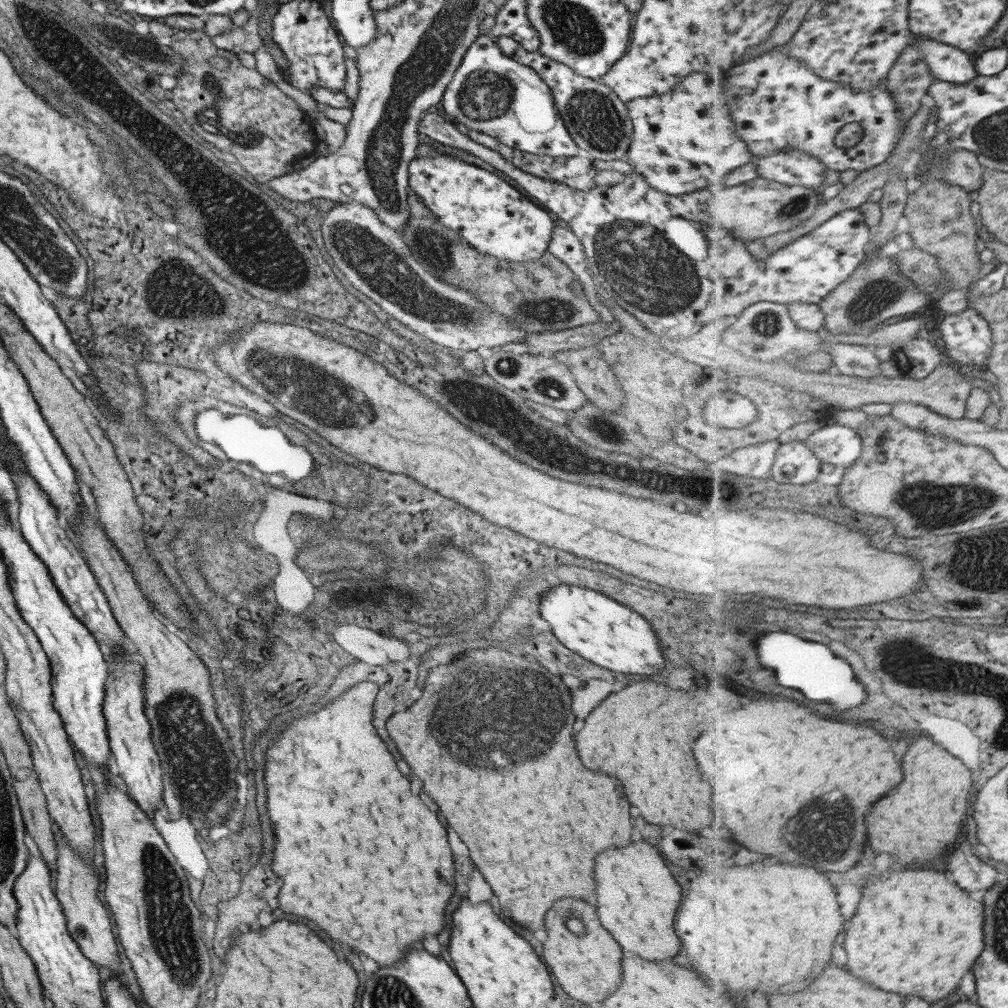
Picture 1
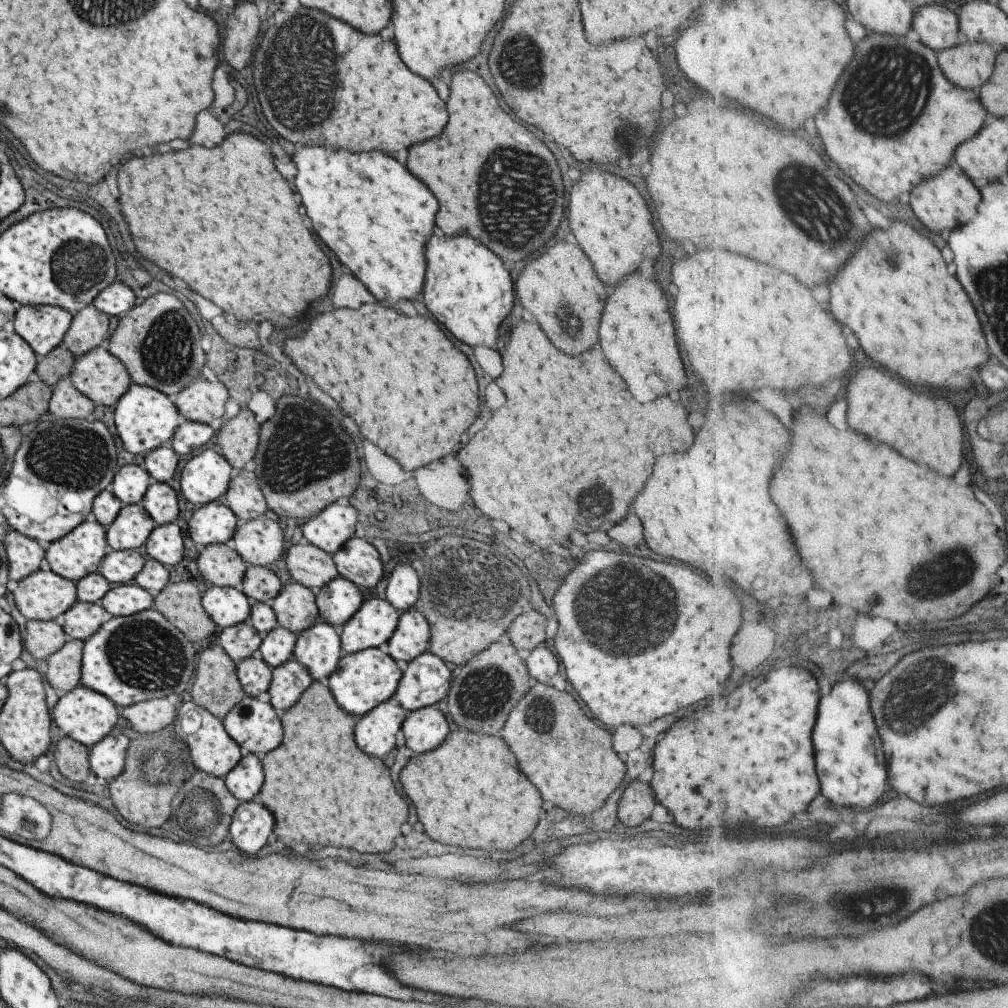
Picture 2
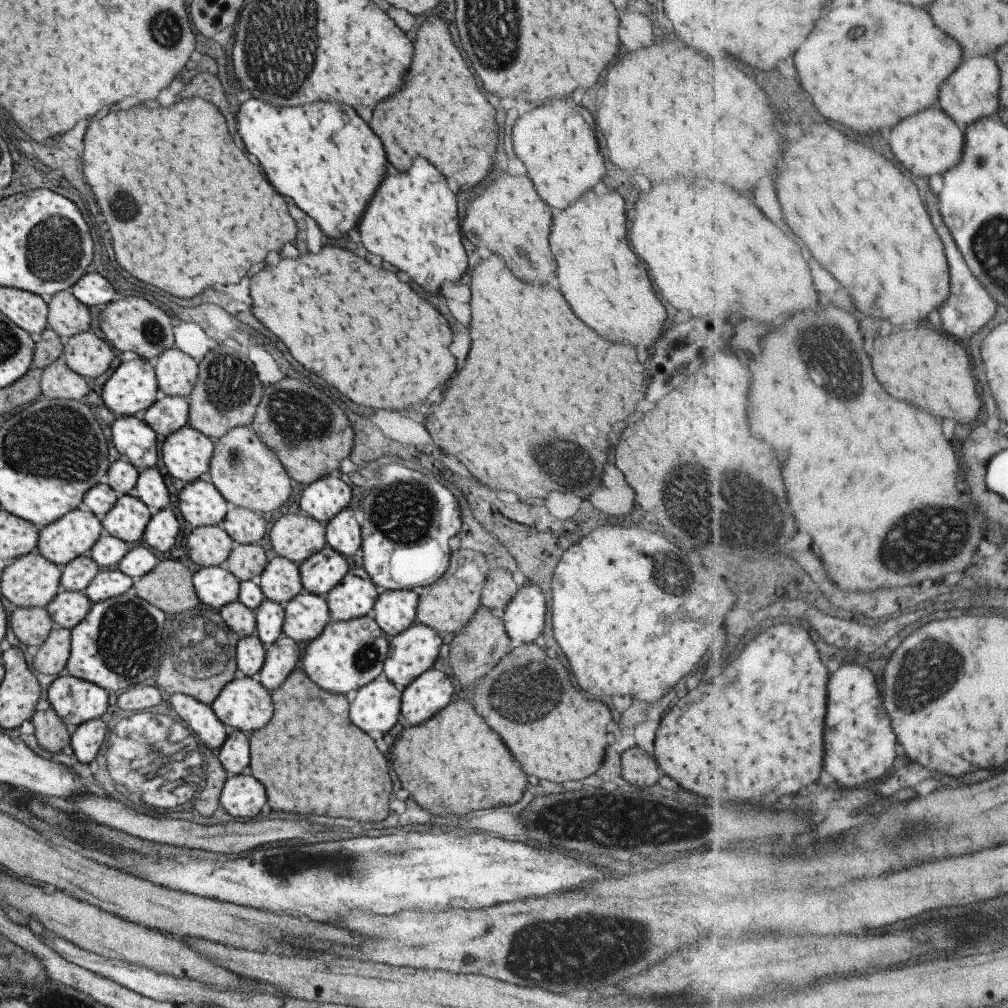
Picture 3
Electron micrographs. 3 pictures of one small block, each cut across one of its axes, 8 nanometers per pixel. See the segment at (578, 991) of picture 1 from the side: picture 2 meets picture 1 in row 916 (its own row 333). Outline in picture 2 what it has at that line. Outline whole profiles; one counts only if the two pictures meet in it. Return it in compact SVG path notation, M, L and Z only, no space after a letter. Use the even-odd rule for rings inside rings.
M557 242L553 248L543 252L539 258L531 260L515 282L515 296L519 298L521 306L533 314L535 322L545 332L549 342L555 348L563 350L565 354L577 356L589 350L597 342L597 324L599 324L599 316L601 316L607 294L605 294L605 286L593 274L589 260L577 246L569 242ZM559 310L561 312L565 310L569 314L573 312L573 316L579 322L583 320L583 328L579 328L581 336L573 334L573 340L571 340L571 334L563 328L563 322L559 322L559 330L557 330Z

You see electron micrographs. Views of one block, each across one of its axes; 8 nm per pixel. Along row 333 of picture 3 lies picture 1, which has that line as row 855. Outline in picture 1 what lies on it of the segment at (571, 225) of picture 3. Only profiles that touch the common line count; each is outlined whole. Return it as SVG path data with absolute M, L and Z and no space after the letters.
M645 842L607 848L595 856L593 874L597 918L613 940L645 960L675 956L679 942L673 934L673 916L681 898L679 890L683 888L675 884L657 850Z

